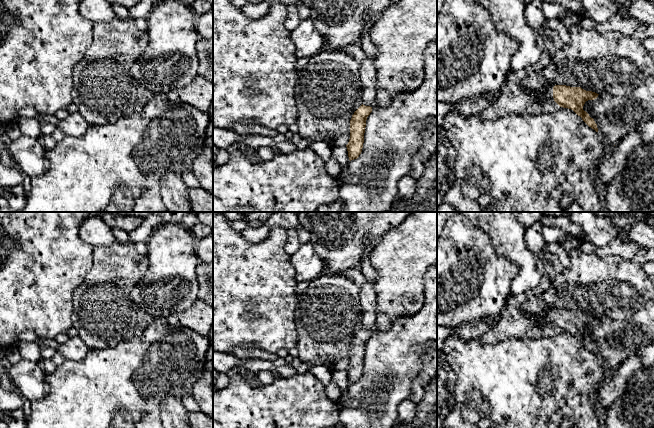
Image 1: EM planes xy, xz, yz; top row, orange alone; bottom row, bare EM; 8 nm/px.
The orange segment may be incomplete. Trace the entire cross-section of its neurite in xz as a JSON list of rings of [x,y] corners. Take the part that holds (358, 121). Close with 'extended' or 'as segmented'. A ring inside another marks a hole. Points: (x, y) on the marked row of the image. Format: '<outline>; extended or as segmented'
[[[348,45],[340,51],[350,54],[359,64],[363,89],[362,105],[354,112],[350,120],[350,139],[346,147],[351,161],[357,159],[362,152],[366,120],[376,106],[376,70],[373,60],[366,55],[360,45]]]; extended

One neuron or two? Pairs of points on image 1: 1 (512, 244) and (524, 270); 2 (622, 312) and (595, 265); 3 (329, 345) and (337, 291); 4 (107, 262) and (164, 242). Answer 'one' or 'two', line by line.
1: one
2: one
3: one
4: two

